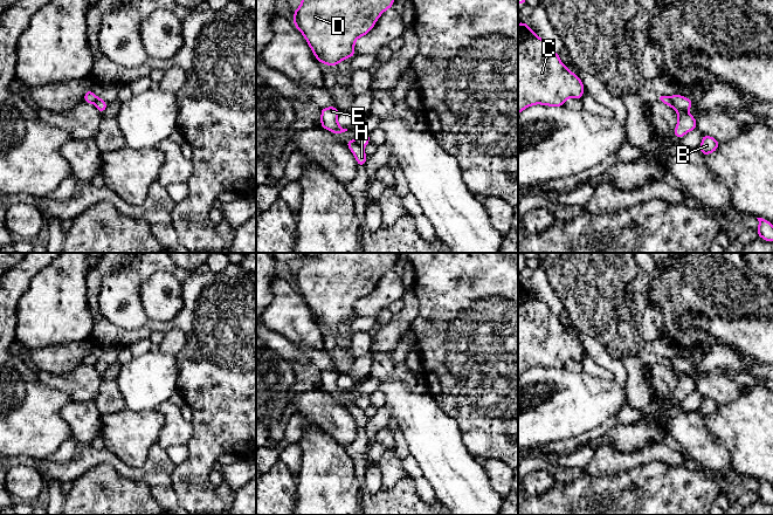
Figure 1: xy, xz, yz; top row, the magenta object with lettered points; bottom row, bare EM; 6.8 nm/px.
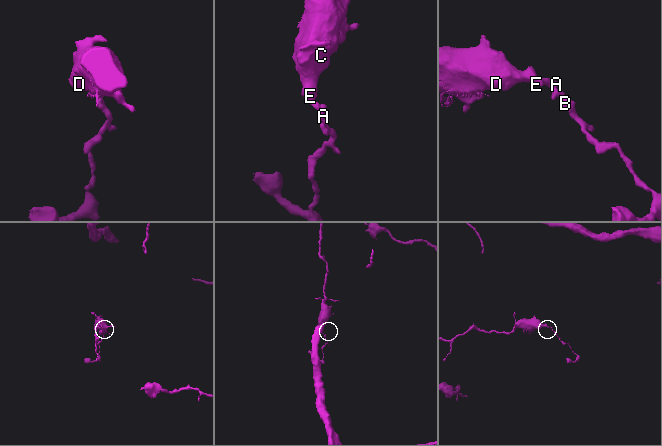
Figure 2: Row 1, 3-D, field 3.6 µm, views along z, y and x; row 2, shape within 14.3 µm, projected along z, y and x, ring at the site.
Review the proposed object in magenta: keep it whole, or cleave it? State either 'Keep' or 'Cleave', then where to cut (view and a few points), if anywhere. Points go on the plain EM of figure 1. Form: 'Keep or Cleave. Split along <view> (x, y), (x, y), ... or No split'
Cleave. Split along yz (669, 358), (675, 368), (687, 372)

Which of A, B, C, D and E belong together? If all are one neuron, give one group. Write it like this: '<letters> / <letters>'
A C D E / B

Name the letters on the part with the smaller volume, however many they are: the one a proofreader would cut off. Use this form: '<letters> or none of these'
B

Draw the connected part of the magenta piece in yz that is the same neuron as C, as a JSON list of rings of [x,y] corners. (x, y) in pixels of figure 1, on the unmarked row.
[[[525,284],[518,286],[518,376],[534,366],[565,368],[567,360],[582,360],[582,343],[563,327],[559,317]]]

